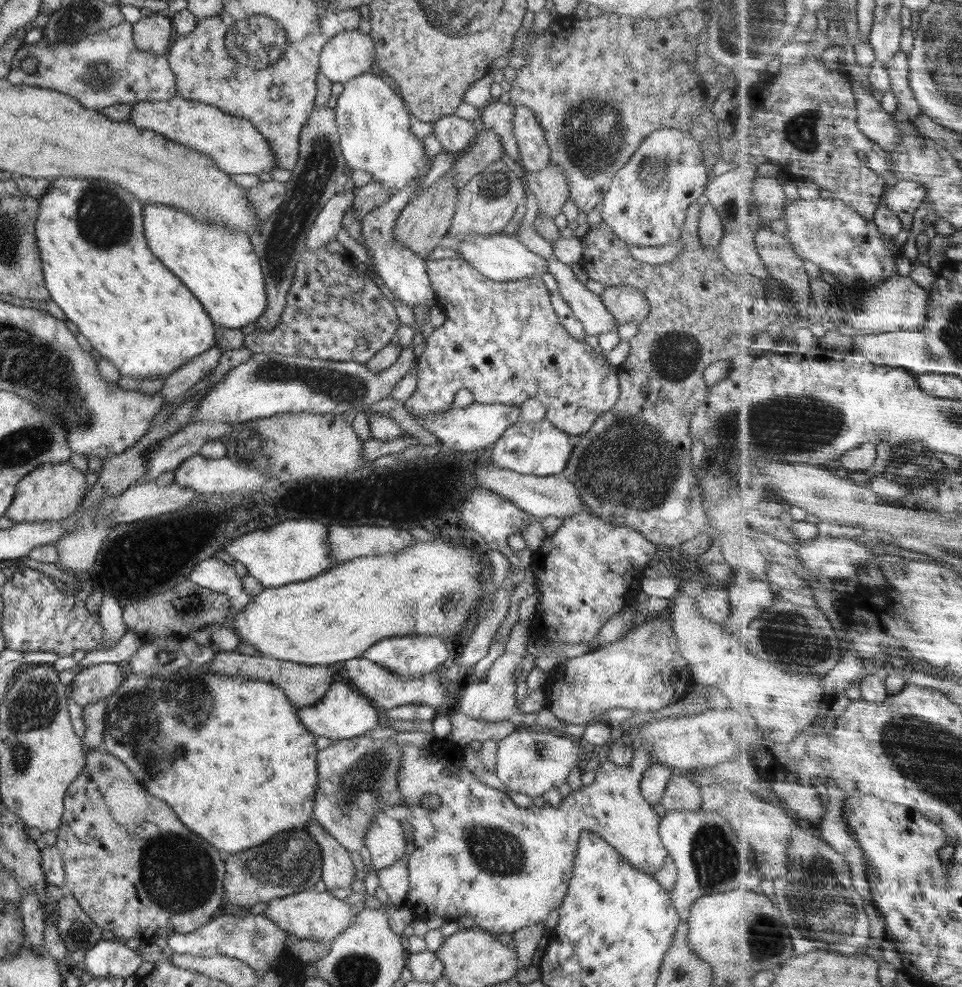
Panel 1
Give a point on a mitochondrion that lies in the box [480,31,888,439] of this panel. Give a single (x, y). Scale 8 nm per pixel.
(591, 132)

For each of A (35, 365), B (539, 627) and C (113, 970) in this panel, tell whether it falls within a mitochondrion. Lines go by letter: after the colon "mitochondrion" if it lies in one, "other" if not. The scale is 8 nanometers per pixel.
A: mitochondrion
B: other
C: other

